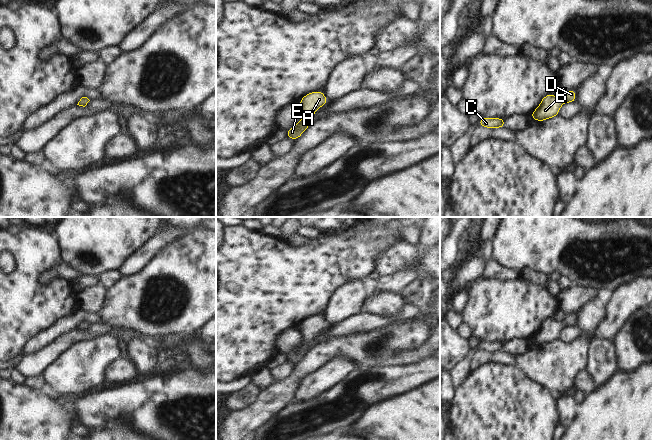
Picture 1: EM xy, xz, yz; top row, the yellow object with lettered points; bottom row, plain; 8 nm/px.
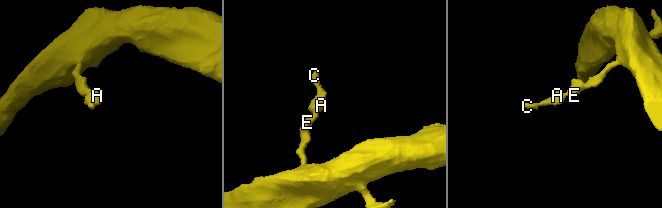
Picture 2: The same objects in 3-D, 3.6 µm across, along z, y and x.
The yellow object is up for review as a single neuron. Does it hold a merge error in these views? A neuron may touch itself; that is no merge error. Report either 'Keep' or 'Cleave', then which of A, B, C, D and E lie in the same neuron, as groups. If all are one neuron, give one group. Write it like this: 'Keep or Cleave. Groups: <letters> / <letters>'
Keep. Groups: A B C D E

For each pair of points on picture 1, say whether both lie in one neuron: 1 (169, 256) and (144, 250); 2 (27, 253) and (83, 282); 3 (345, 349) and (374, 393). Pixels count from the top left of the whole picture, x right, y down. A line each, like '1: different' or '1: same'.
1: different
2: different
3: different

